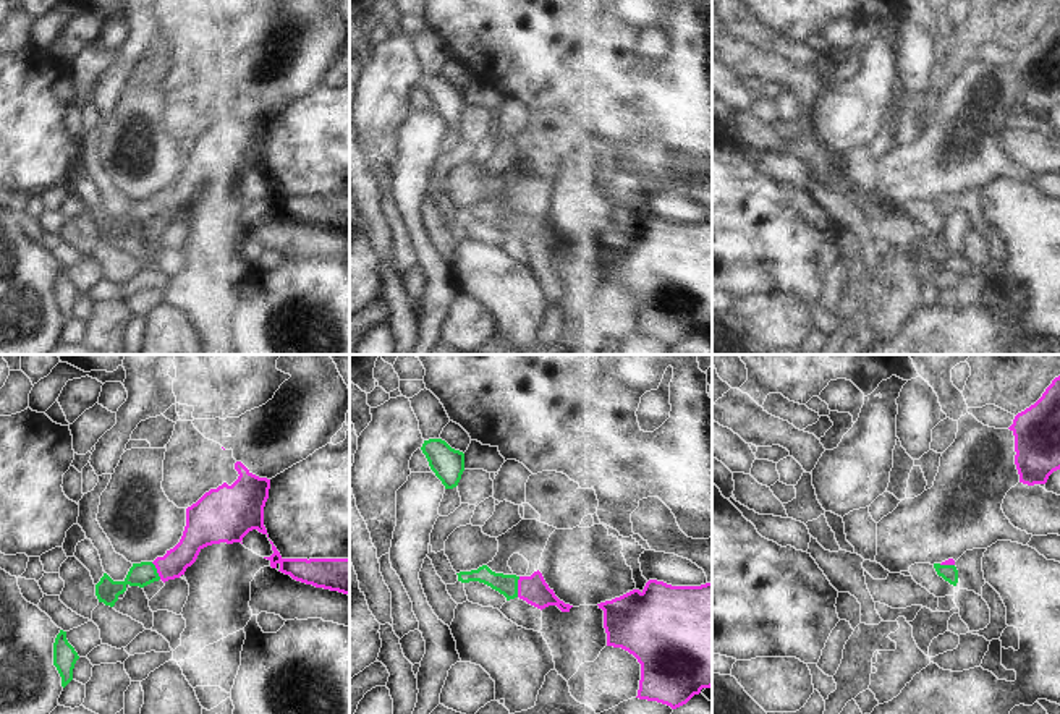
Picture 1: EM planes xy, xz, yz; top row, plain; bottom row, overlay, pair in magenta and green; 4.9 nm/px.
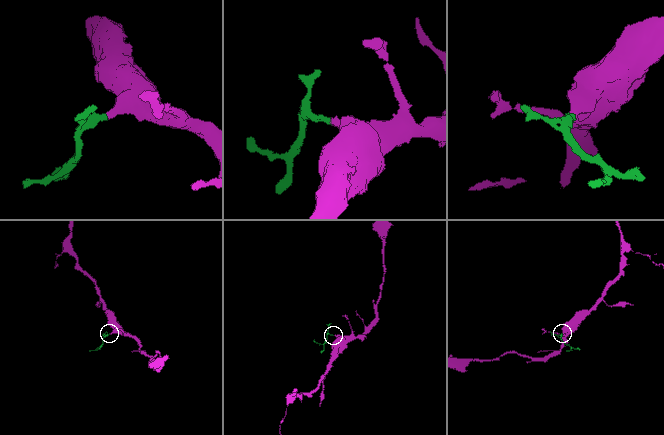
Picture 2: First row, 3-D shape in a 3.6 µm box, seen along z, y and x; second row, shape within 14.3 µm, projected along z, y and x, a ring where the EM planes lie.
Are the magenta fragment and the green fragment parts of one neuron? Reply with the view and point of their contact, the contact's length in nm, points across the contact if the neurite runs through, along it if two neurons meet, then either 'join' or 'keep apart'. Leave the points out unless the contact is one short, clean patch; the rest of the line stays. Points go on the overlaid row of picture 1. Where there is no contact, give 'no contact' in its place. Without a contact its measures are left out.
meets magenta in xz at (518, 586); contact 110 nm long; runs through xz (533, 590), (518, 586), (507, 585); join

